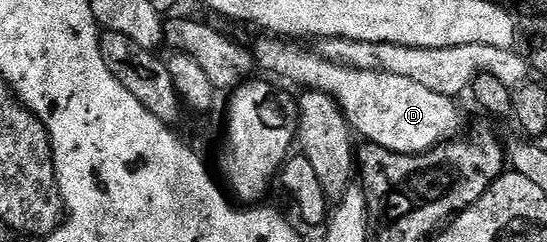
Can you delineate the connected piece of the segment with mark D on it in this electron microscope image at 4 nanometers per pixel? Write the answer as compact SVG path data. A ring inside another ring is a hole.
M266 37L252 51L257 66L261 70L263 67L266 71L275 71L280 78L295 83L298 89L329 95L350 122L353 134L358 137L363 135L366 143L374 143L386 151L395 151L401 155L422 155L459 134L459 104L455 100L440 93L432 93L432 89L424 89L424 85L408 77L345 67L322 59L313 50L301 51L290 43L293 42Z

